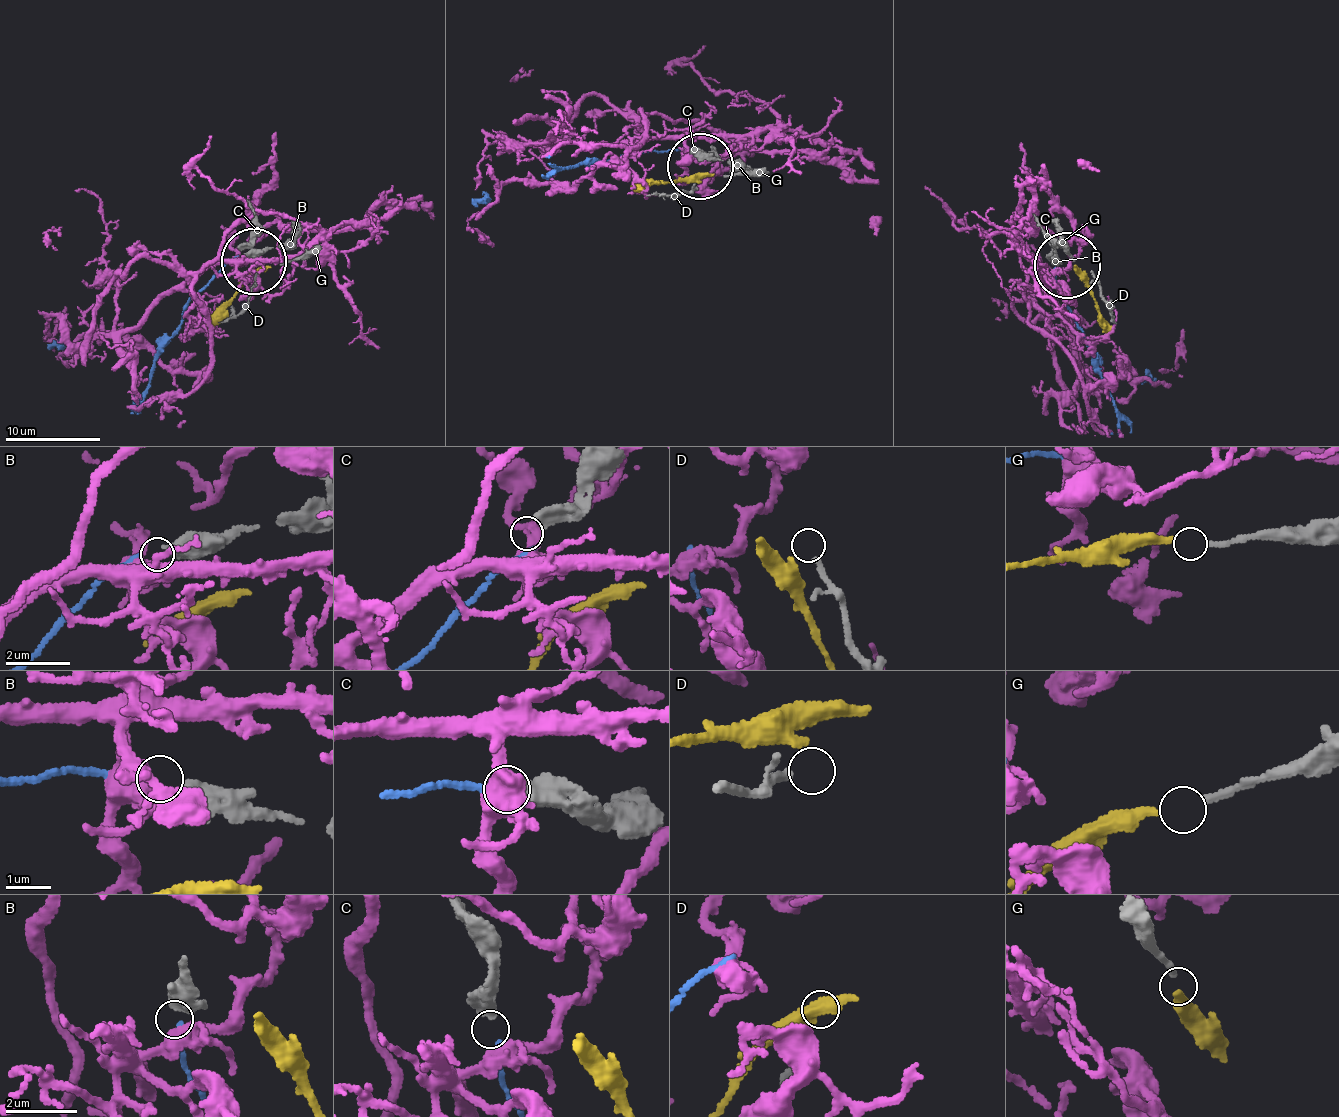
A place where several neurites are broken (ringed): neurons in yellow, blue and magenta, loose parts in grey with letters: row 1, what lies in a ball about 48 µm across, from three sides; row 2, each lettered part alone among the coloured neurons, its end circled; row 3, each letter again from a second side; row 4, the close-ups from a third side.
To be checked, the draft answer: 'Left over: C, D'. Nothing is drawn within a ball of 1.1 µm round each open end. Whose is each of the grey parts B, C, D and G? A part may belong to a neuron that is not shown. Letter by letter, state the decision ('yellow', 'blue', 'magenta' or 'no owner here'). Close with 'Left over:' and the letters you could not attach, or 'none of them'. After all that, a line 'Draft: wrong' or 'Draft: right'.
B: blue
C: no owner here
D: no owner here
G: yellow
Left over: C, D
Draft: right

